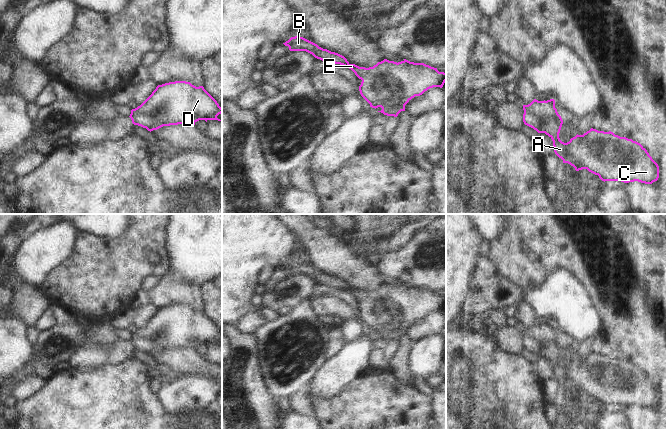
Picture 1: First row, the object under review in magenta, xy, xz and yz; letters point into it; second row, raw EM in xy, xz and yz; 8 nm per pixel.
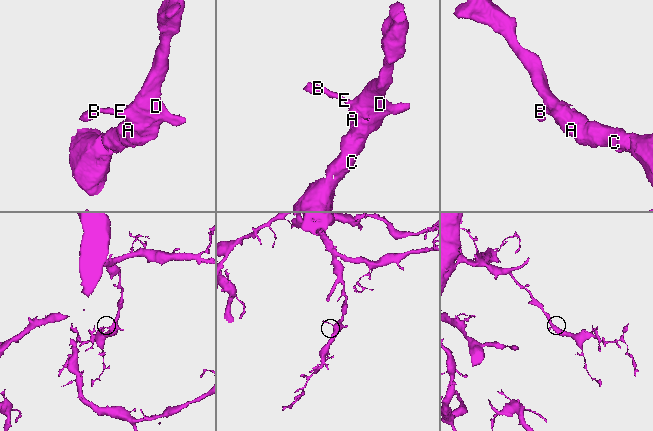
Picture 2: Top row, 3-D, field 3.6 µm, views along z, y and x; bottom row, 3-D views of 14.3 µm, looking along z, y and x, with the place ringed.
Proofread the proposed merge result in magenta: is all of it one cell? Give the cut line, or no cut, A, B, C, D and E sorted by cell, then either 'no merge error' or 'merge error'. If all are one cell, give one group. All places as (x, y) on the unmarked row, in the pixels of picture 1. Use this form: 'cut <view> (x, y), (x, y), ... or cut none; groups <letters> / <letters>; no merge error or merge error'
cut none; groups A B C D E; no merge error

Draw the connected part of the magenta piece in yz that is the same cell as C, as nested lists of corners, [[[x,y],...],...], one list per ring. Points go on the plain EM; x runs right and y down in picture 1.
[[[534,323],[530,328],[523,329],[523,346],[538,357],[548,359],[554,370],[555,378],[575,392],[576,395],[587,393],[598,399],[602,405],[621,405],[624,407],[638,405],[652,408],[659,402],[659,390],[649,379],[647,374],[638,366],[620,361],[613,356],[598,355],[591,352],[583,359],[576,359],[569,366],[564,367],[559,362],[563,348],[561,340],[555,332],[555,324],[538,325]]]

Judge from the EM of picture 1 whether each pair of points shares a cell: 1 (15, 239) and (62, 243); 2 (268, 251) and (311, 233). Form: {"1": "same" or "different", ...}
{"1": "different", "2": "different"}

